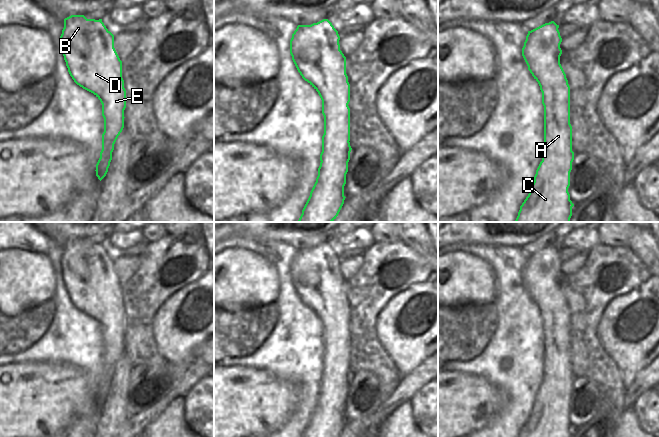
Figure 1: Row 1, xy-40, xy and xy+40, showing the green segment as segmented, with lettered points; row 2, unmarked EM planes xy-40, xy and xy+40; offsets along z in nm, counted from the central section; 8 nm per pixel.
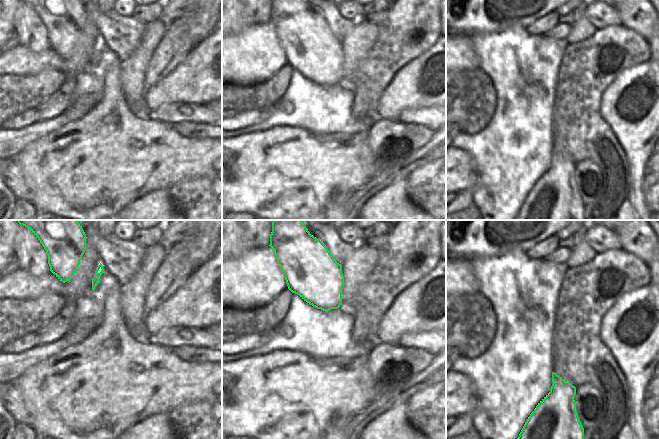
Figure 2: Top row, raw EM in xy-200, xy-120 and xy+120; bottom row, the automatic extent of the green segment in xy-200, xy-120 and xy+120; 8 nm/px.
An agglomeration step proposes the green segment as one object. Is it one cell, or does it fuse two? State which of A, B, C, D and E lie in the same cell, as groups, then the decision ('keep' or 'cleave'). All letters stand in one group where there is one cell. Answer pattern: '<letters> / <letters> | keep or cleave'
A B C D E | keep

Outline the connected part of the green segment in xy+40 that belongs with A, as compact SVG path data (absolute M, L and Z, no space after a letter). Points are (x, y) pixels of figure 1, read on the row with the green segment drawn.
M554 21L528 31L522 56L528 70L538 82L544 106L544 154L532 188L520 206L515 222L570 222L572 207L568 188L574 160L572 151L572 126L570 124L570 86L560 64L562 38L559 25Z

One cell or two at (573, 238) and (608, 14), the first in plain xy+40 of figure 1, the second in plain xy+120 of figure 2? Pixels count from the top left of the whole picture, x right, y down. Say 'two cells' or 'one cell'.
one cell

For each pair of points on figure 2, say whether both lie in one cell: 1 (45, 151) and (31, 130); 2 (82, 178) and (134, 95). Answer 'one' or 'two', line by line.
1: two
2: two

